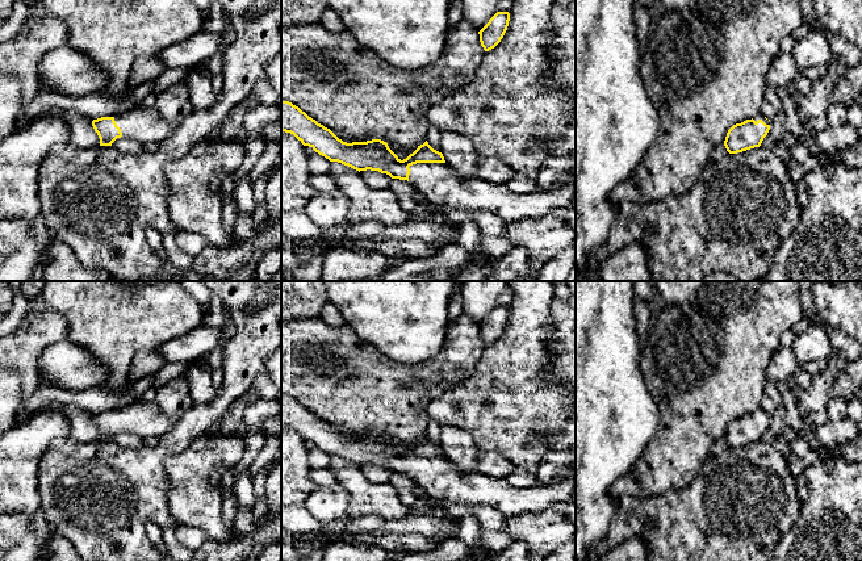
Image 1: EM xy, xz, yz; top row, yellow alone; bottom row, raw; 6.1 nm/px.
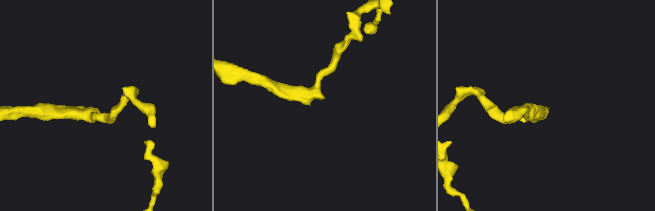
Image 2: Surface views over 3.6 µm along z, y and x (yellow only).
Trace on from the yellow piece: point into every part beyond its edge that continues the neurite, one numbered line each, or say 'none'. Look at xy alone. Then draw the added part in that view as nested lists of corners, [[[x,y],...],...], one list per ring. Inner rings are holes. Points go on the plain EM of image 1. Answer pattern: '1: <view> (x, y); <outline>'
1: xy (143, 418); [[[135,401],[113,411],[122,431],[133,432],[141,438],[160,438],[172,431],[176,424],[160,413],[155,401]]]

